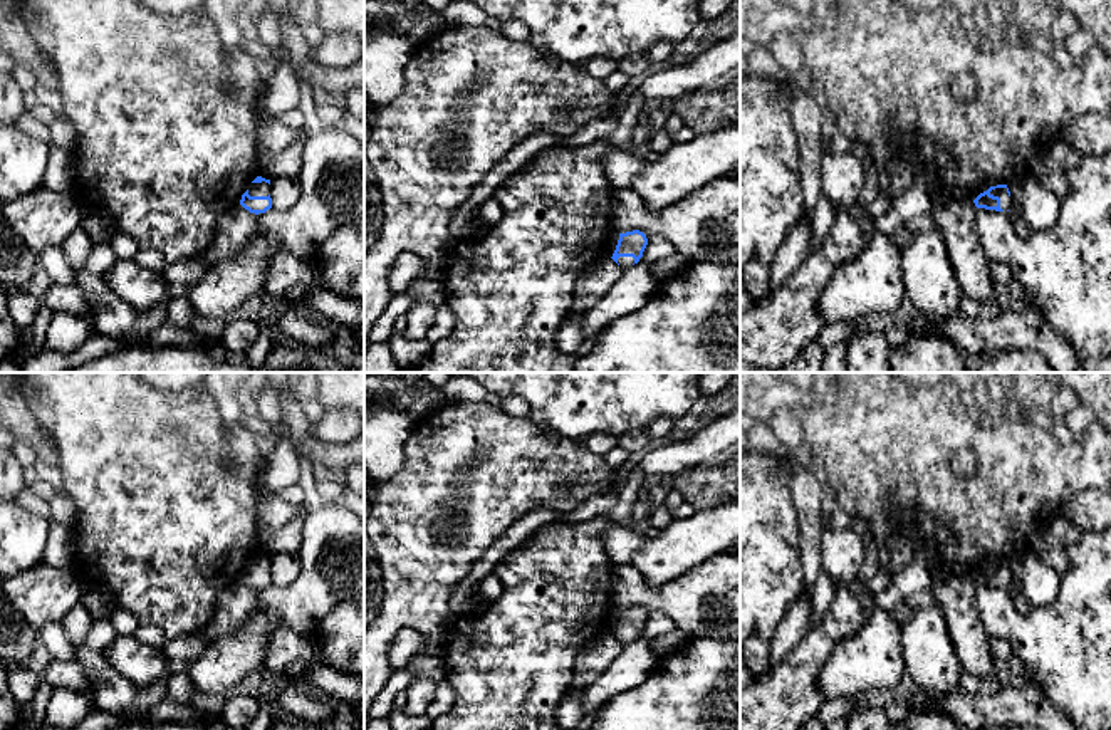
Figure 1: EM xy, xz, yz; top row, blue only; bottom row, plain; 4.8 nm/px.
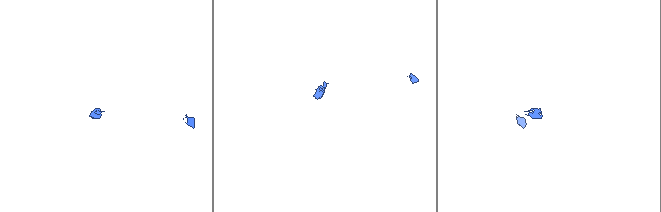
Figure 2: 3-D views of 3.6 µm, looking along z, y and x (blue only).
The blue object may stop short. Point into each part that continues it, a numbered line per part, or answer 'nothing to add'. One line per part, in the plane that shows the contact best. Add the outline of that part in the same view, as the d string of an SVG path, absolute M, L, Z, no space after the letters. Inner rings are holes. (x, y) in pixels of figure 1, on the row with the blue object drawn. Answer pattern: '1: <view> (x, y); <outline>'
1: yz (1002, 193); M995 188L995 190L990 191L990 195L1000 198L1000 208L1002 208L1004 211L1009 210L1010 201L1012 201L1012 196L1007 193L1007 188Z

